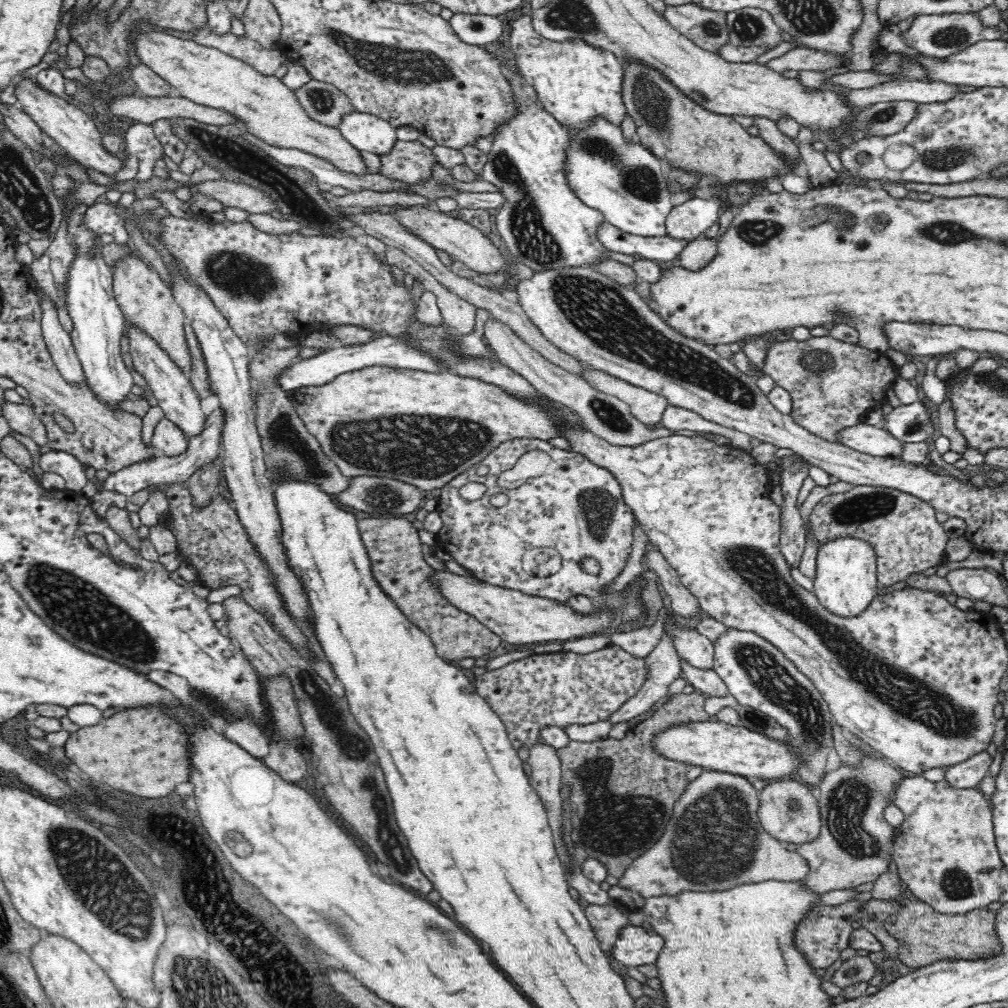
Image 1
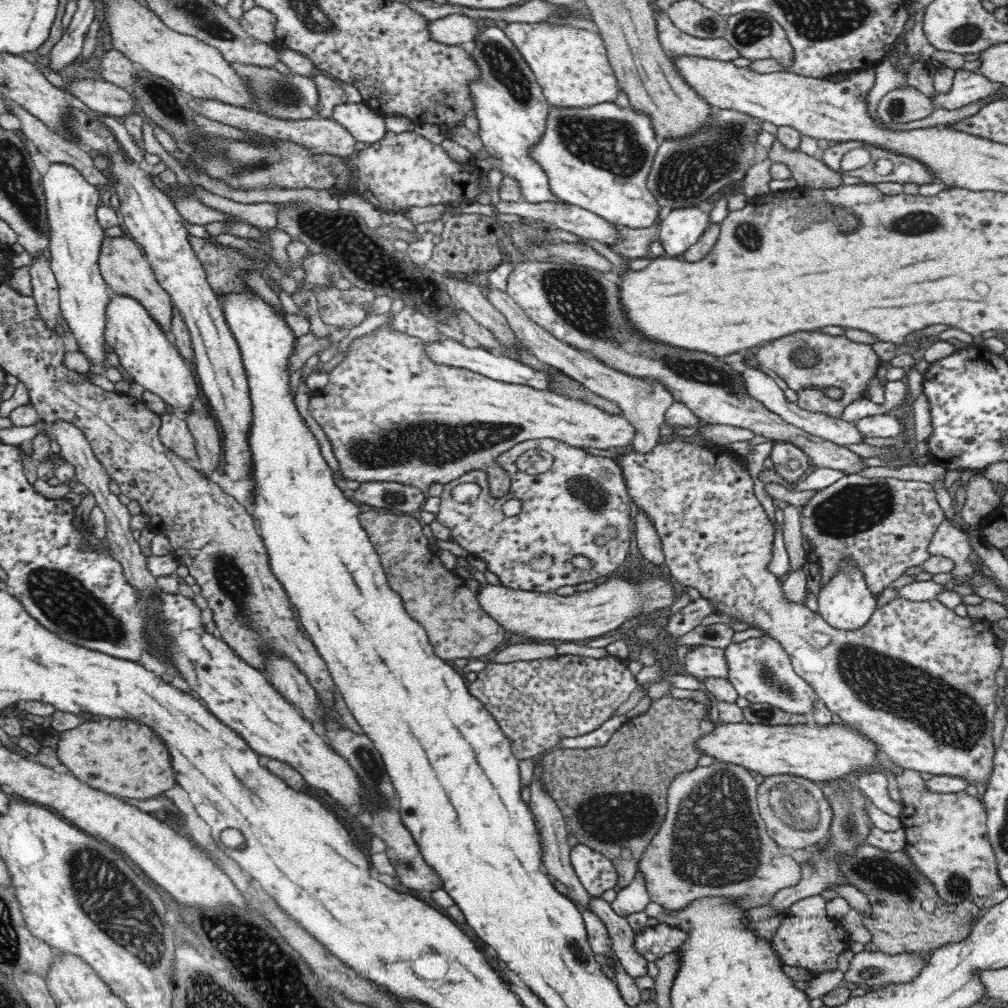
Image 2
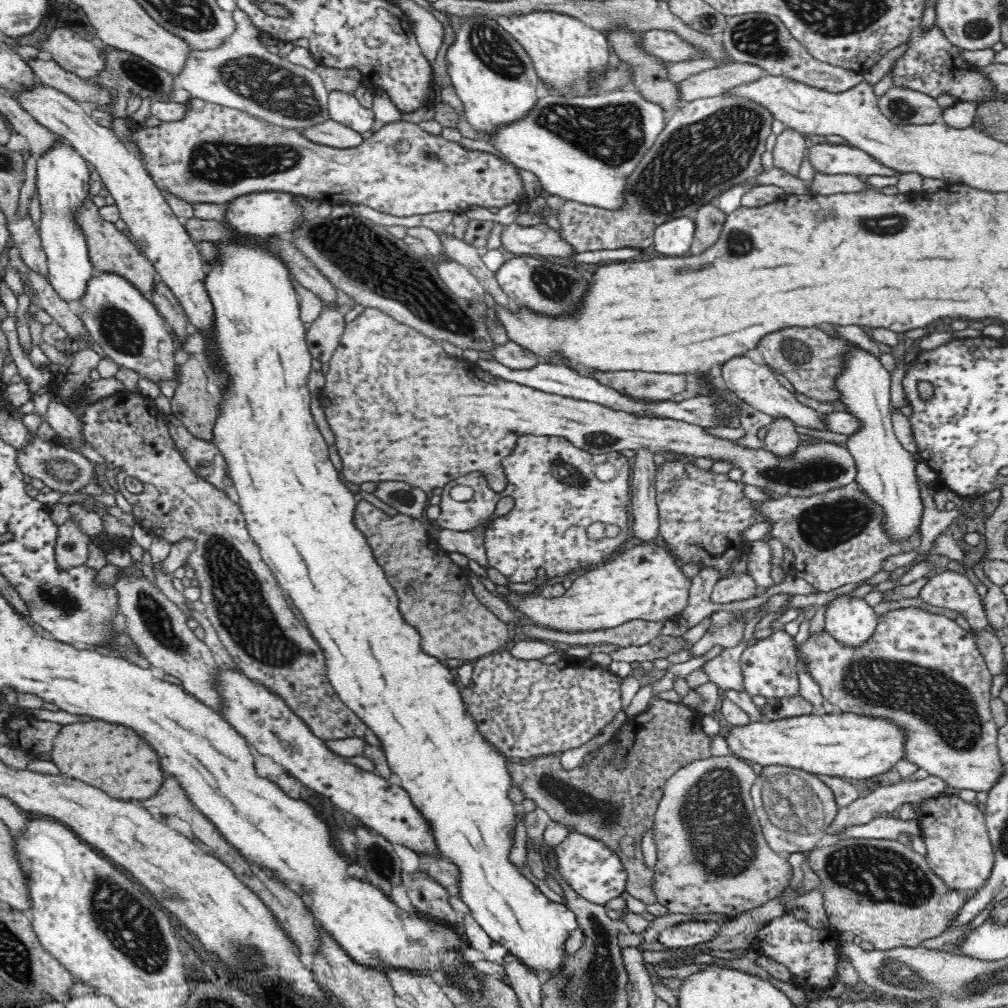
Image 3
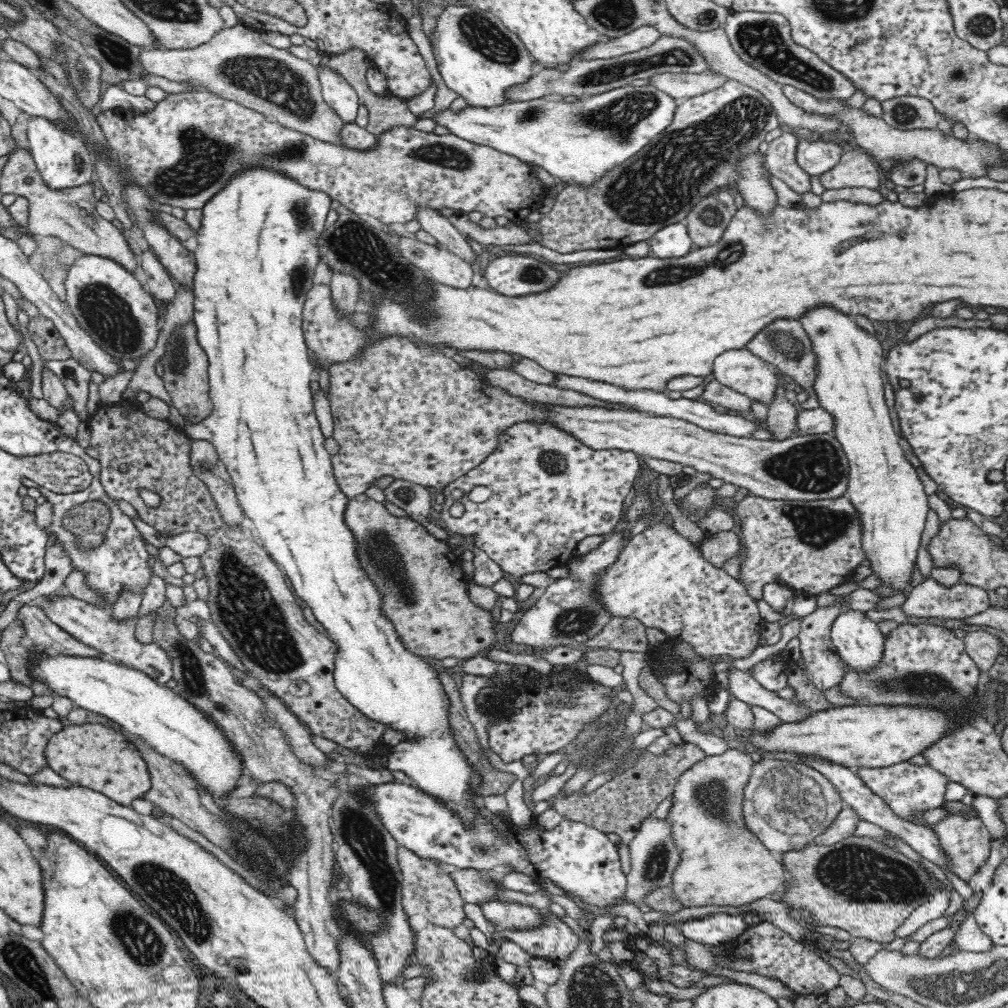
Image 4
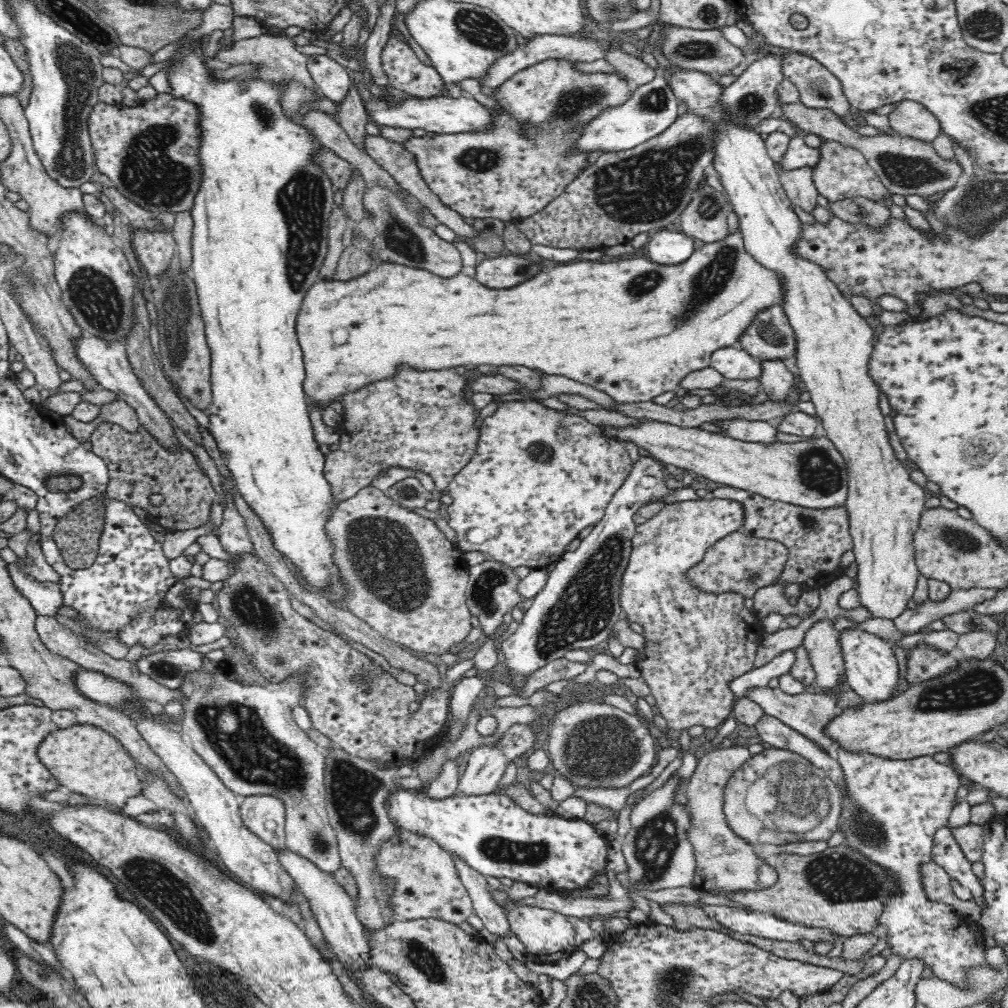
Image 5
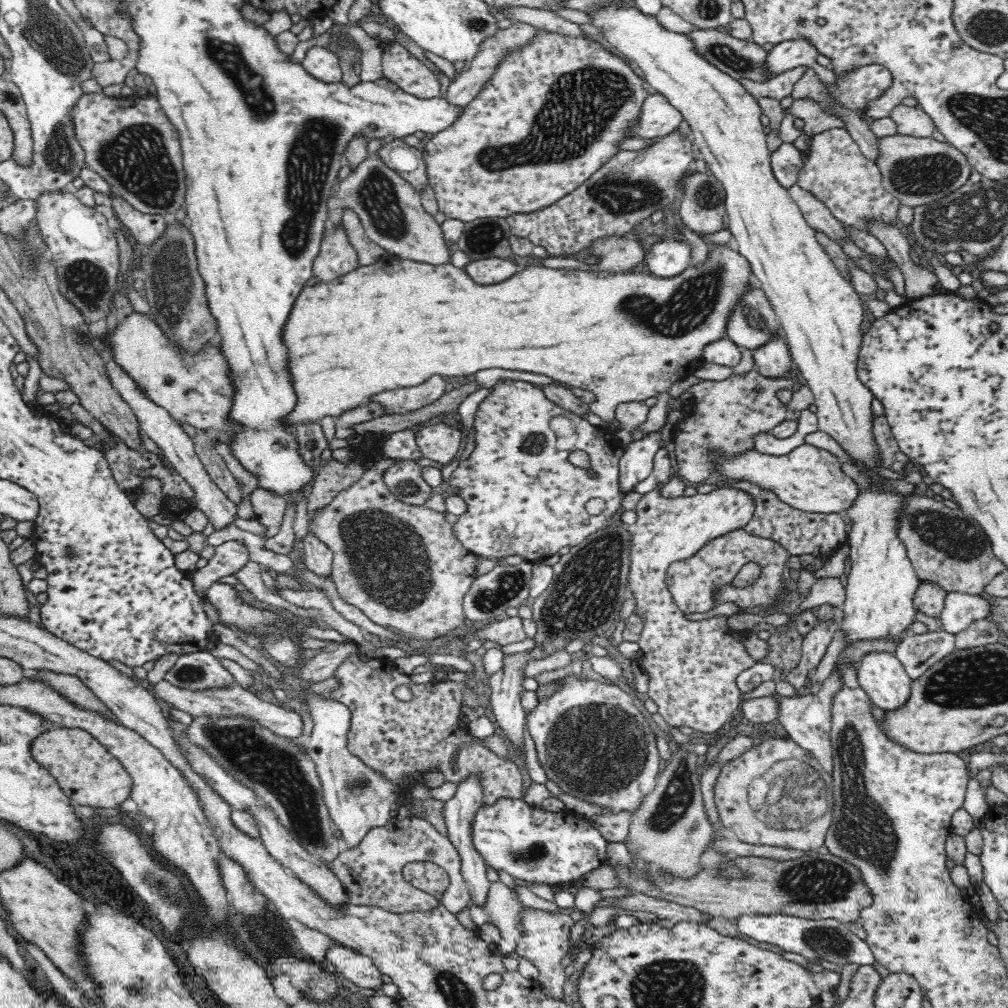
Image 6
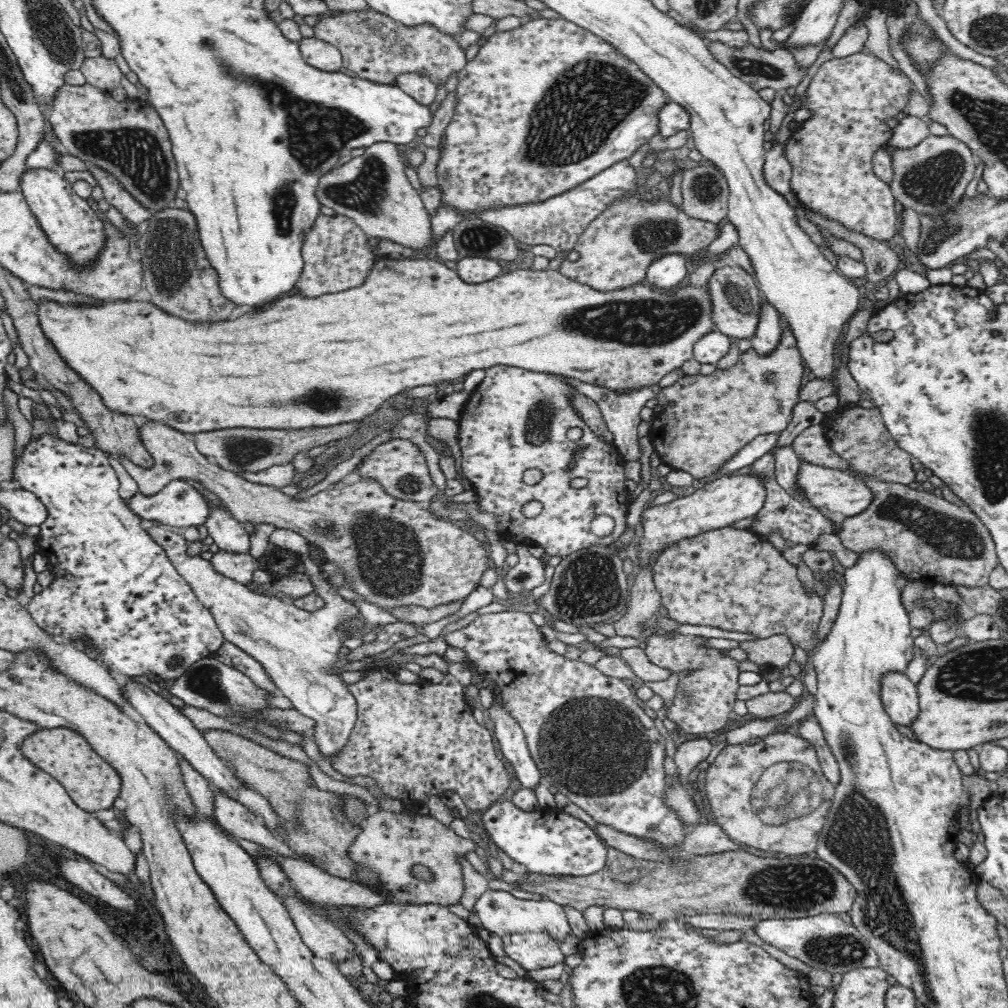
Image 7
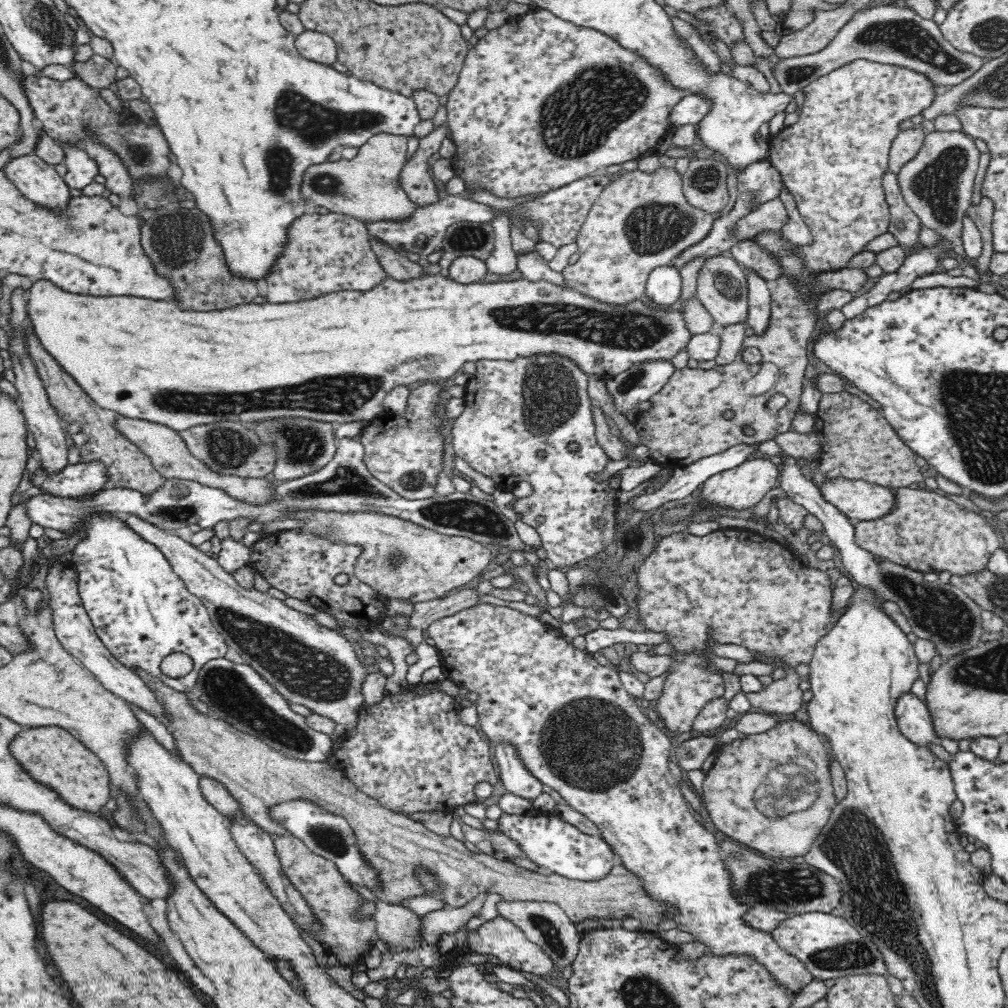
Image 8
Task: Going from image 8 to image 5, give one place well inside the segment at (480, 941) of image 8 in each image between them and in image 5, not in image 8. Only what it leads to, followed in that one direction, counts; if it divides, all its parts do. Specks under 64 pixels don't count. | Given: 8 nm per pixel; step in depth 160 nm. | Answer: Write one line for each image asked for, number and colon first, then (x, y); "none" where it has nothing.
5: (548, 935)
6: (545, 942)
7: (532, 951)

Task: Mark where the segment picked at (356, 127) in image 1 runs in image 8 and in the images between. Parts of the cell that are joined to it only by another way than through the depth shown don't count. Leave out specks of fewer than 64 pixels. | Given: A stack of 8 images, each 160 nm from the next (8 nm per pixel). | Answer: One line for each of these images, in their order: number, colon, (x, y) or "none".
2: (366, 125)
3: (343, 107)
4: (335, 90)
5: (331, 79)
6: (322, 63)
7: (320, 54)
8: (317, 46)

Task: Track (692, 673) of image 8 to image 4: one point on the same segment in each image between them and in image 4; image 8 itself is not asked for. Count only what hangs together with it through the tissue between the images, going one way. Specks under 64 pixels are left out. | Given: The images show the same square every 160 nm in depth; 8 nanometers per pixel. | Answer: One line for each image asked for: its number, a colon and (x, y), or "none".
4: (717, 548)
5: (727, 565)
6: (703, 581)
7: (736, 580)

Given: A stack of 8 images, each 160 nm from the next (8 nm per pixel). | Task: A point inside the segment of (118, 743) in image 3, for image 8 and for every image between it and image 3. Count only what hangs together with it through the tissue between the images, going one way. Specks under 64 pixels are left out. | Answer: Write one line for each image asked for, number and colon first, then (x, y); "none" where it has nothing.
4: (92, 755)
5: (87, 760)
6: (91, 776)
7: (92, 783)
8: (54, 757)

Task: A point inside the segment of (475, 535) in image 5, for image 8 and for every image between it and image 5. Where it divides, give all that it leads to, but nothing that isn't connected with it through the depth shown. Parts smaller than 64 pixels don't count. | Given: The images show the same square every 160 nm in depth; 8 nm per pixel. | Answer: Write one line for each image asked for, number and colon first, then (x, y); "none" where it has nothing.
6: (524, 497)
7: (516, 419)
8: (513, 408)

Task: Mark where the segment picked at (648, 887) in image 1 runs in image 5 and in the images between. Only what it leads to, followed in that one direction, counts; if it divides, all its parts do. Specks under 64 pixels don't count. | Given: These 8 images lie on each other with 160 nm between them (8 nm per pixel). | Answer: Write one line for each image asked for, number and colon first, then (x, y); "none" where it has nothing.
2: (689, 859)
3: (706, 810)
4: (722, 863)
5: (726, 863)

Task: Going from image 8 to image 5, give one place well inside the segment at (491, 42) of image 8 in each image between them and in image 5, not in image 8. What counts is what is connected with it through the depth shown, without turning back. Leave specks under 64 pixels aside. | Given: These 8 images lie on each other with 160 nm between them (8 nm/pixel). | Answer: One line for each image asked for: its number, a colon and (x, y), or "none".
5: (498, 174)
6: (554, 112)
7: (543, 107)

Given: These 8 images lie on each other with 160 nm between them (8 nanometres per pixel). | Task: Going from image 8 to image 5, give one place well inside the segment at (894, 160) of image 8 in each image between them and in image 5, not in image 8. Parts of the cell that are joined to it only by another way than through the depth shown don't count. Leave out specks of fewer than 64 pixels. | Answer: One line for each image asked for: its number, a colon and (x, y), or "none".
5: (909, 118)
6: (910, 121)
7: (910, 131)

